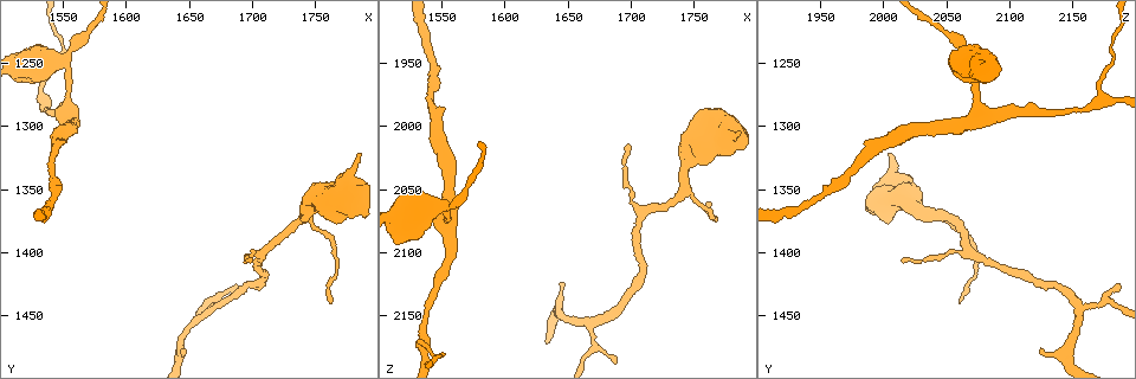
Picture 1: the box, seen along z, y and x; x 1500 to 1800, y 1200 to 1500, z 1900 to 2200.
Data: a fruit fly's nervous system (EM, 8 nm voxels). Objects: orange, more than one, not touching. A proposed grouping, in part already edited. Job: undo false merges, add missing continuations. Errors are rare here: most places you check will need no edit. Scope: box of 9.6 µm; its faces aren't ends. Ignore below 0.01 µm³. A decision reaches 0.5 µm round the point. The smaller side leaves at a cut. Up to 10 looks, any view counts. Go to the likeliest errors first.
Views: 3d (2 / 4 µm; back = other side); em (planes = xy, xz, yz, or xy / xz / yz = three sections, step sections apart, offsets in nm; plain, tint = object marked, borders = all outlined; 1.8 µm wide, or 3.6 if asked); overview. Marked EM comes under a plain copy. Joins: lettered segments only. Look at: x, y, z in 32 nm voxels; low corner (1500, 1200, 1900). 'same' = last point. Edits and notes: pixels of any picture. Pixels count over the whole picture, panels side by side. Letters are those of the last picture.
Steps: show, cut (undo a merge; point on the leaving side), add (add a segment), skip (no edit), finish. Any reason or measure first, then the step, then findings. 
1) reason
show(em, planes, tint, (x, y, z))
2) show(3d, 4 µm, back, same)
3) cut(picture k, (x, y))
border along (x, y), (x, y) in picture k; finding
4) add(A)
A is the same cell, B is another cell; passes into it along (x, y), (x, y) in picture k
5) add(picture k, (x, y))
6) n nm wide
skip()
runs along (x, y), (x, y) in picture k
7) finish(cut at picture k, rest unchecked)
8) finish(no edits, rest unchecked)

sudden change in width
show(em, planes, tint, (1742, 1372, 2050))

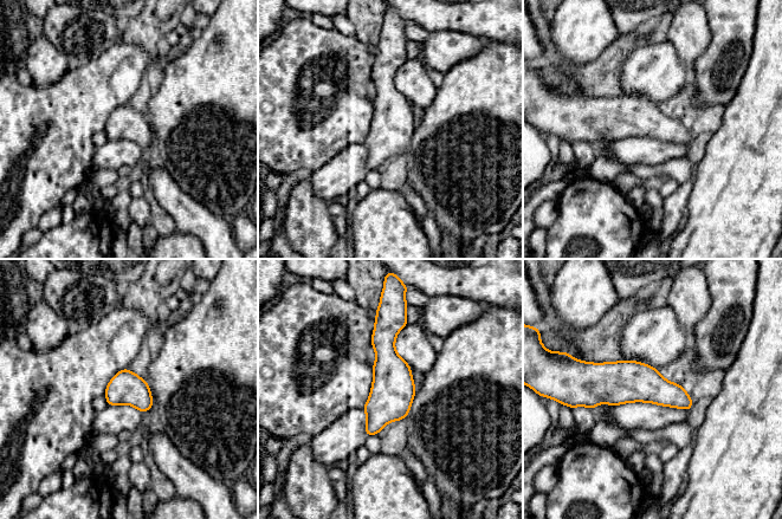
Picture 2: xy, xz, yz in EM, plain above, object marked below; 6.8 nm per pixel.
show(em, planes, borders, same)

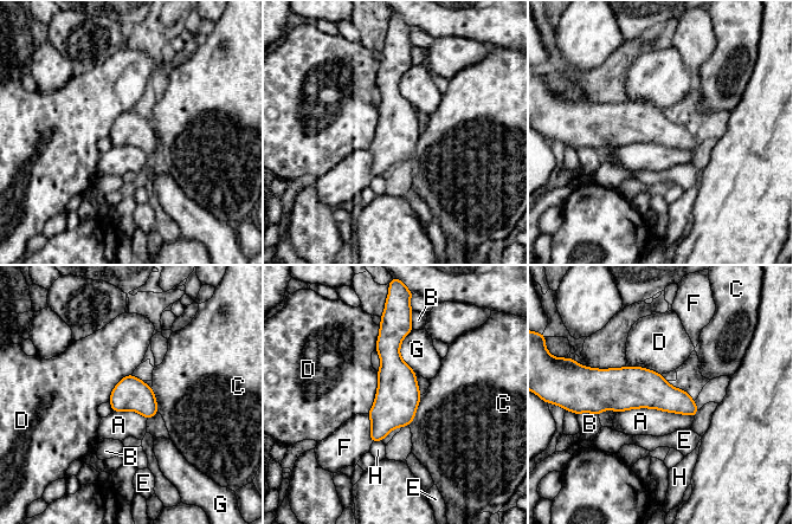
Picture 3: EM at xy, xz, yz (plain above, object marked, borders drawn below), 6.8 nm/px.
skip()
A, B, C, D, E, F, G and H are other cells; border along (617, 412), (659, 408), (694, 416) in picture 3; one neuron here

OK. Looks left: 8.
show(3d, 2 µm, (1646, 1476, 2124))

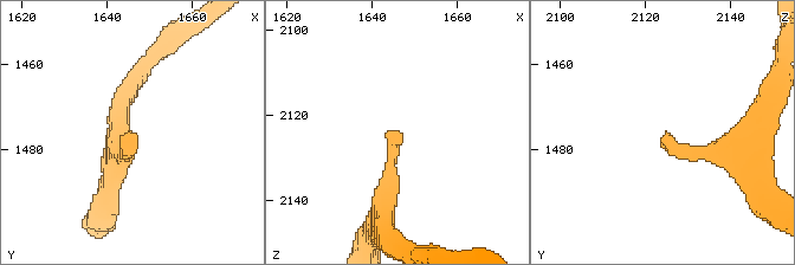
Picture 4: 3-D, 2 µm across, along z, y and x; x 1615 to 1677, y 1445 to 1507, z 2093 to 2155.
need the tissue
show(em, yz, step 4, tint, (1646, 1477, 2124))

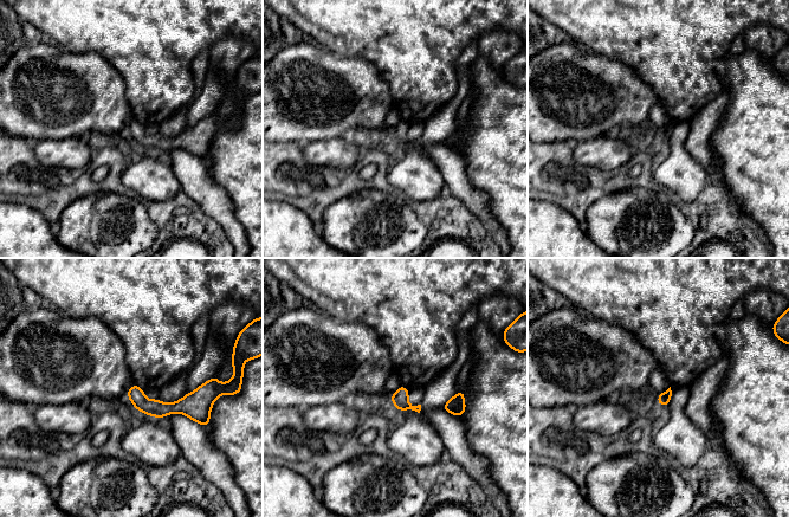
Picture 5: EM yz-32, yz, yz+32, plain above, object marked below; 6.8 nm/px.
show(em, planes, borders, same)

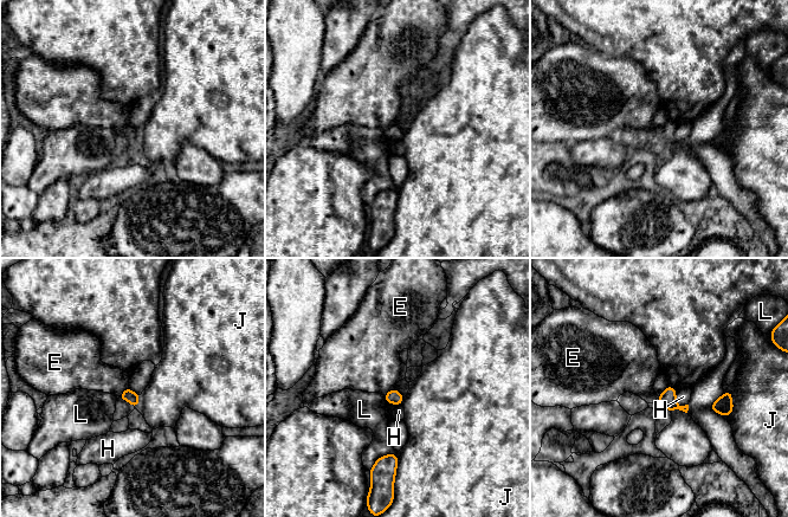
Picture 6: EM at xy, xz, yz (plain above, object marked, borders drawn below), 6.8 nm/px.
L touches over 220 nm
skip()
E, H, J and L are other cells; border along (394, 388), (383, 395) in picture 6; no lettered segment goes on from it

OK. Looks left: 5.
show(em, 3.6 µm, planes, borders, (1786, 1322, 2004))

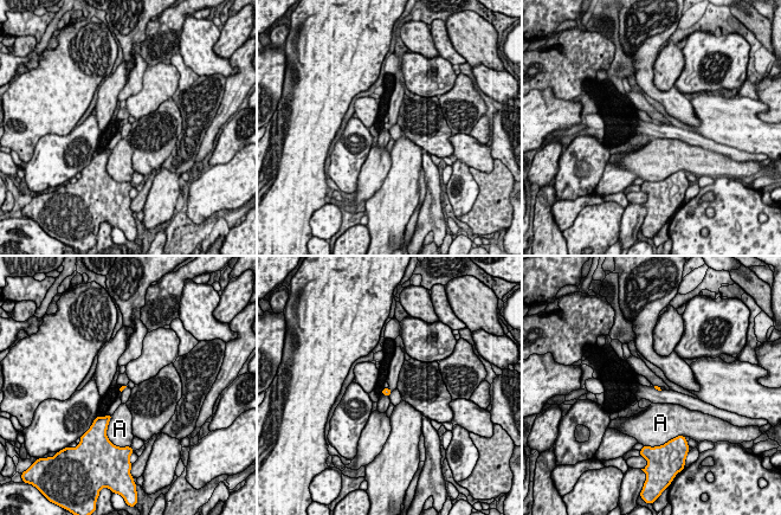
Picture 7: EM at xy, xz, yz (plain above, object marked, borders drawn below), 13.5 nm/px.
skip()
A is another cell; border along (111, 416), (107, 425) in picture 7; no lettered segment goes on from it

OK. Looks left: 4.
long arm stops here
show(3d, 4 µm, (1762, 1438, 2058))

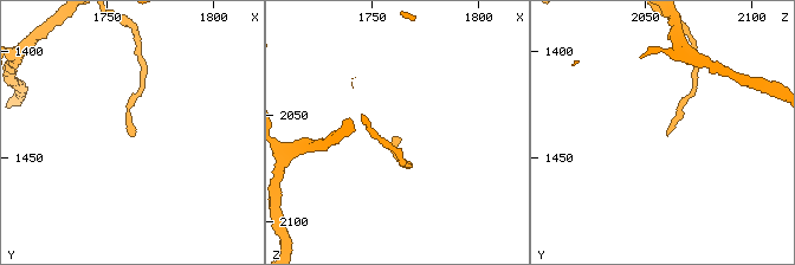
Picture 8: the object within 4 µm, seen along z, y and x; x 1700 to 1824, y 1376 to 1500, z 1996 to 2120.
show(em, planes, borders, (1763, 1439, 2061))

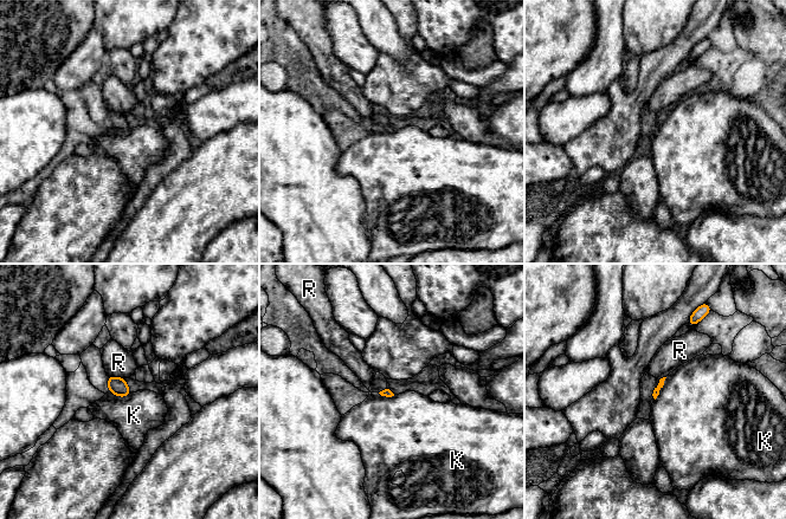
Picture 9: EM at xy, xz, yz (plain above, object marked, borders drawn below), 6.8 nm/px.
skip()
K and R are other cells; border along (109, 390), (121, 396), (130, 393) in picture 9; none of them fits

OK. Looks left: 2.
finish(no edits, rest unchecked)

